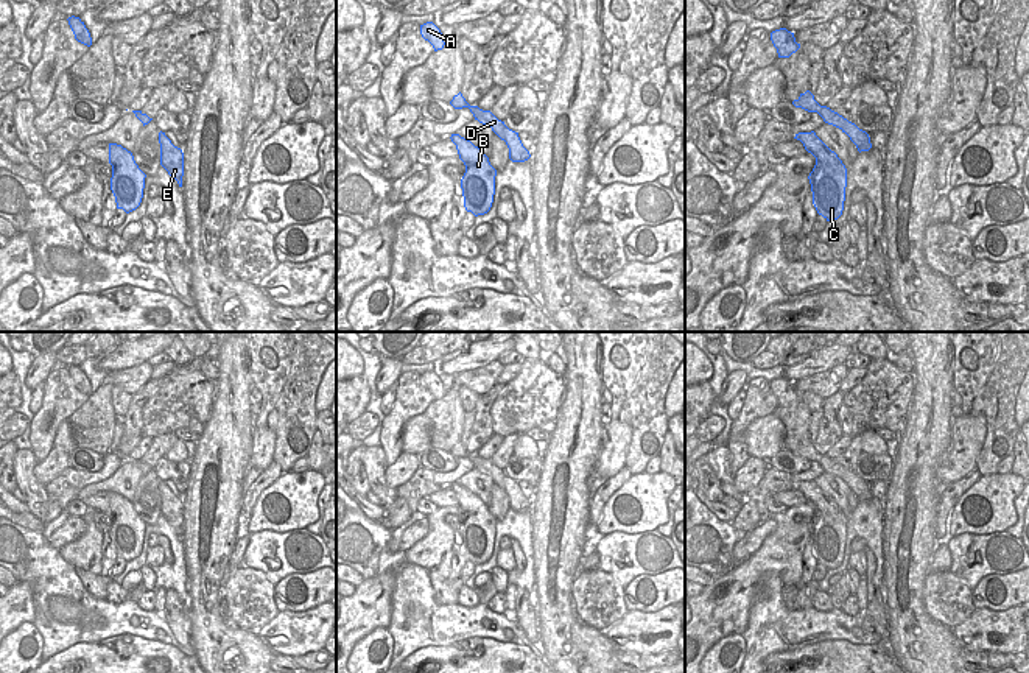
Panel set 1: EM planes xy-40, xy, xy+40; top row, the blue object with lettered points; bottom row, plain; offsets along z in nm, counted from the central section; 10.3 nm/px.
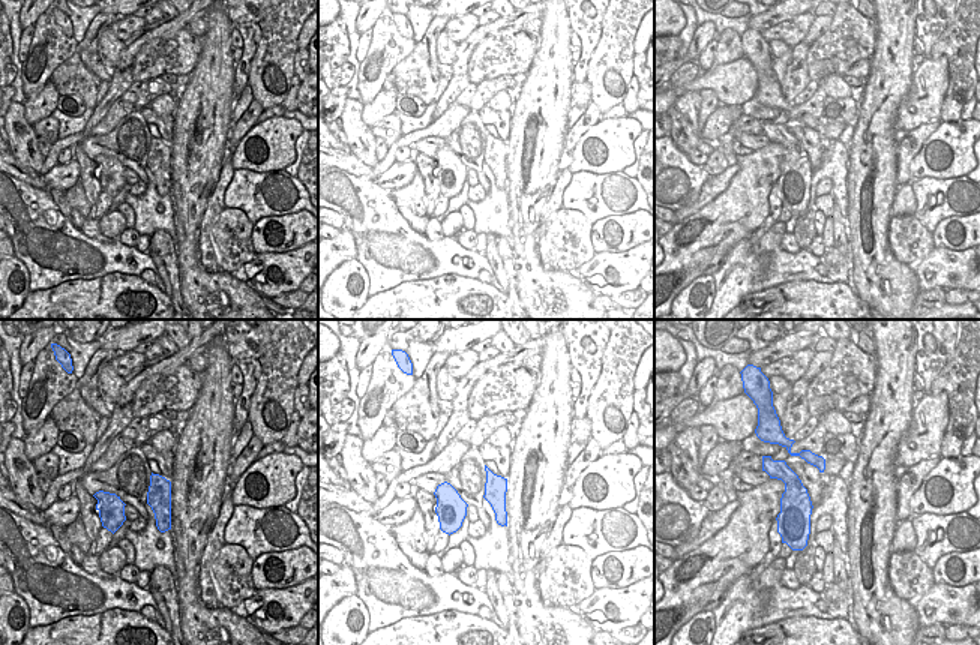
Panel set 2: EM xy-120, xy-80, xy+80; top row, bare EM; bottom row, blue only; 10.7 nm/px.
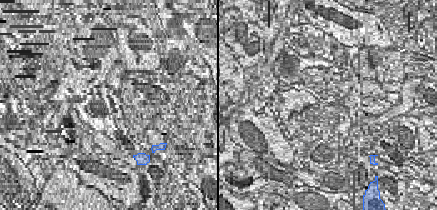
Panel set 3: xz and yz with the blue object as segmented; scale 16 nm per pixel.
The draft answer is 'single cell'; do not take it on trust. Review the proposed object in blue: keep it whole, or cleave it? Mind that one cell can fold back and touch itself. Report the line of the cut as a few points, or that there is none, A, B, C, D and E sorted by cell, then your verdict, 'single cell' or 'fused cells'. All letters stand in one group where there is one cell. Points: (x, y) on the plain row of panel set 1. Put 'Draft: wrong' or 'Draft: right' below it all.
cut none; groups A B C D E; single cell
Draft: right

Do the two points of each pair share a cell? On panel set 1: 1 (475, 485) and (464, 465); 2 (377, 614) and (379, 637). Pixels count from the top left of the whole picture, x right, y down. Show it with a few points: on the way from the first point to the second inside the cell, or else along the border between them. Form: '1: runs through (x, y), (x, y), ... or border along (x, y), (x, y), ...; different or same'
1: border along (474, 466), (453, 482); different
2: border along (386, 628), (374, 628), (352, 650); different

